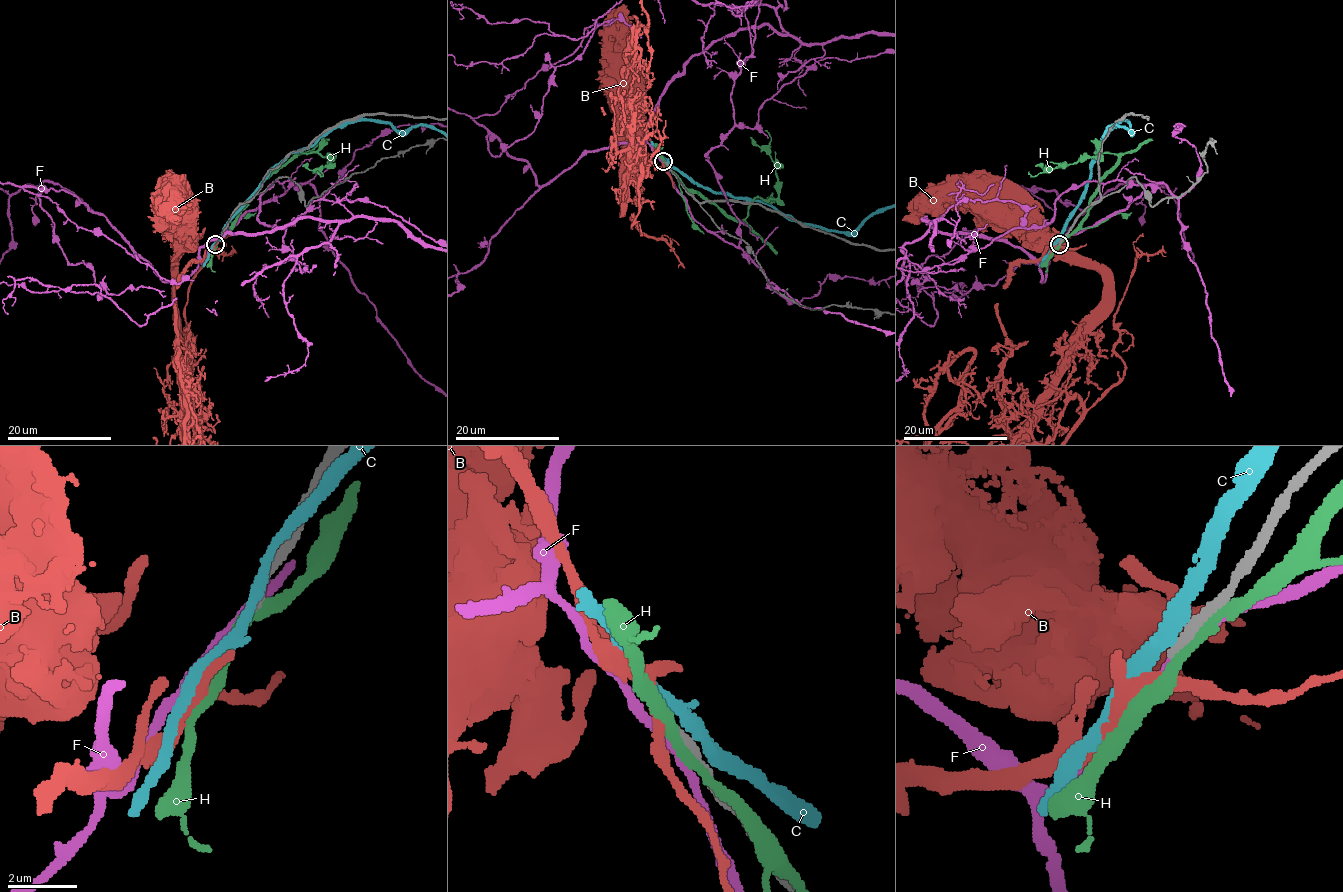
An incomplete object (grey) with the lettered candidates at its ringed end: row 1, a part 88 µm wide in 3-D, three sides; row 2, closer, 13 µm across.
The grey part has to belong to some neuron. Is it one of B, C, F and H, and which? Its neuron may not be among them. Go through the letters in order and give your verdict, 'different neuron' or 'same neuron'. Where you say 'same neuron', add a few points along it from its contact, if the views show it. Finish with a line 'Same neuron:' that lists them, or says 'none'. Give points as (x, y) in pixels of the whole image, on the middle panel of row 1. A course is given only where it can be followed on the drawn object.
B: different neuron
C: different neuron
F: different neuron
H: different neuron
Same neuron: none

